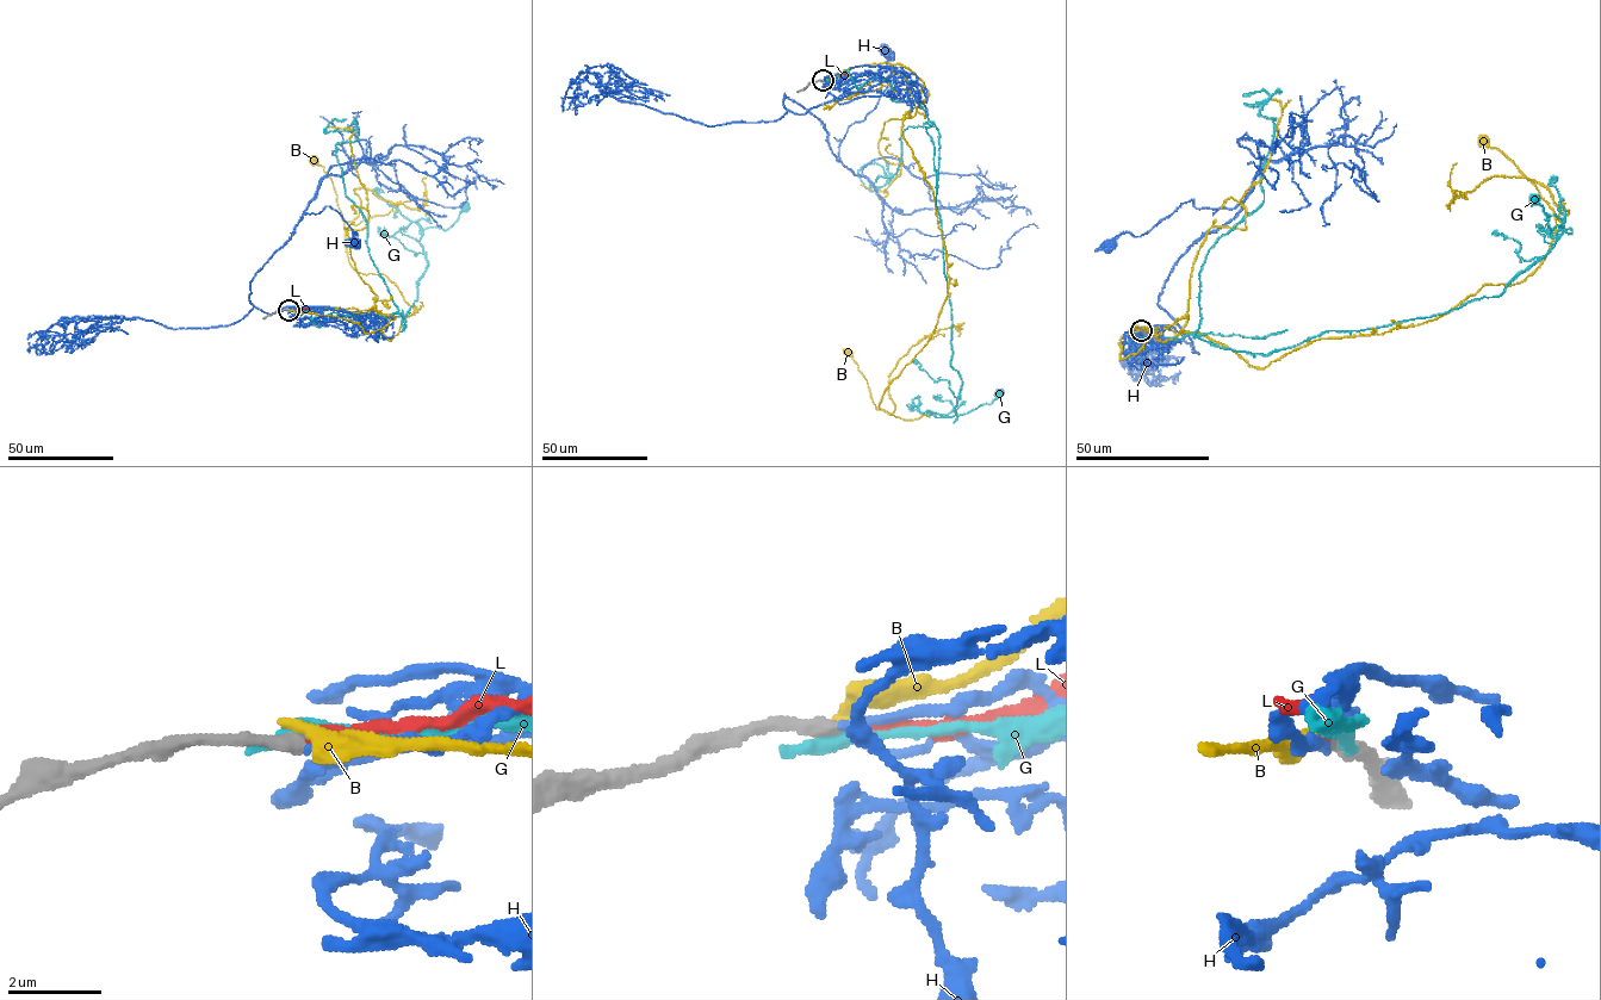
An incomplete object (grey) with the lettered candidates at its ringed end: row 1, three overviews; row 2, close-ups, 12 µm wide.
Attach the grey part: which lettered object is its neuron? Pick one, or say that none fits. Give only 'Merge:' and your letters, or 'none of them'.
Merge: L

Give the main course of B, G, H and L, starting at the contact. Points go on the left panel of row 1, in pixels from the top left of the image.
B: (289, 310), (367, 333), (391, 315), (367, 314), (390, 340), (414, 309), (384, 274), (352, 267), (314, 160)
G: (289, 310), (317, 327), (332, 312), (398, 314), (403, 330), (427, 266), (420, 231), (466, 207)
H: (289, 310), (330, 321), (346, 312), (265, 312), (249, 299), (253, 278), (304, 211), (335, 210), (355, 243)
L: (289, 310), (312, 310)

